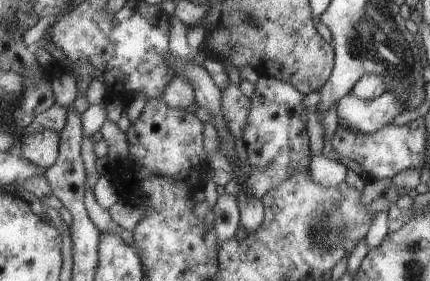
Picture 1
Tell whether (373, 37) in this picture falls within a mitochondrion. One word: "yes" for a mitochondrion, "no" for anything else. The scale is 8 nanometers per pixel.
yes

